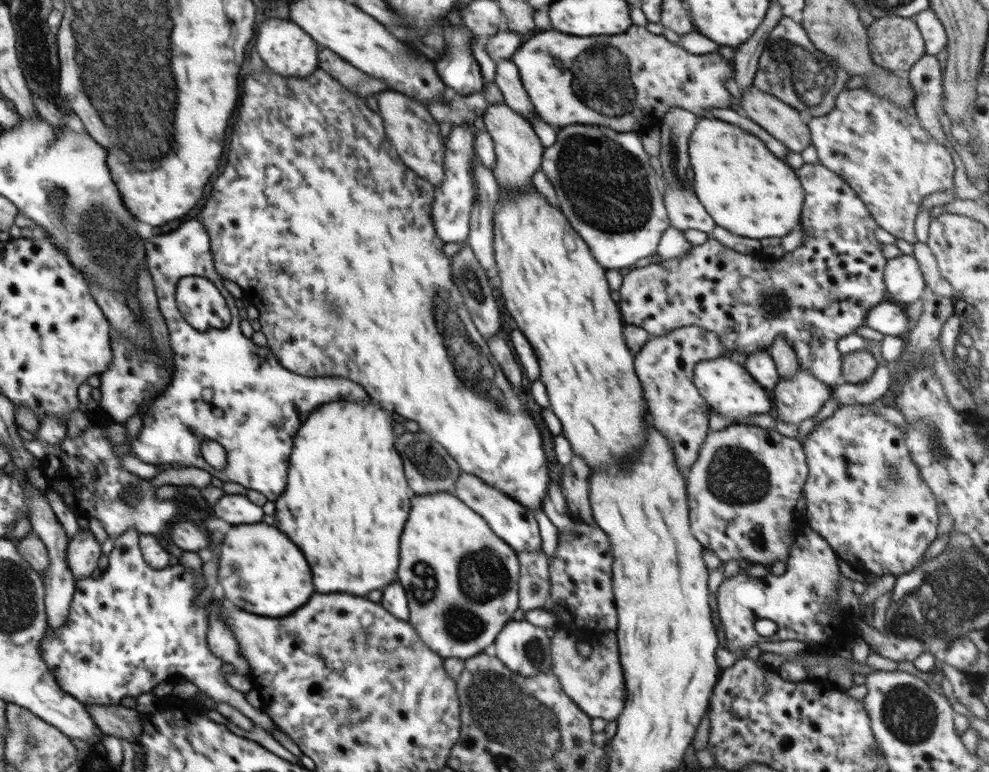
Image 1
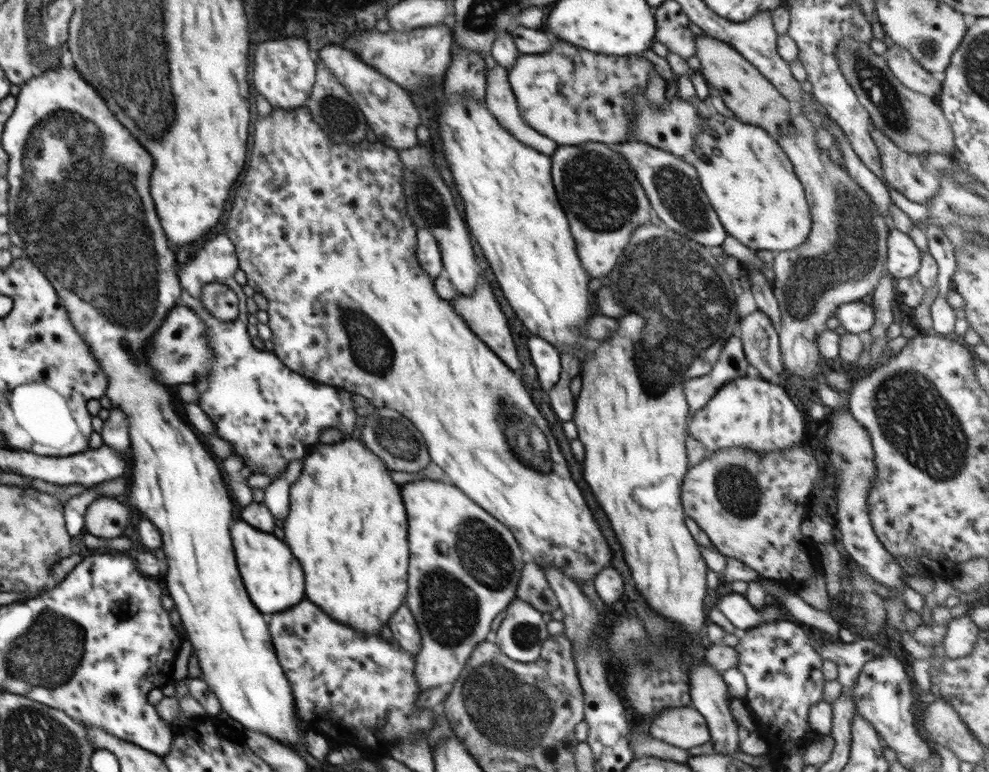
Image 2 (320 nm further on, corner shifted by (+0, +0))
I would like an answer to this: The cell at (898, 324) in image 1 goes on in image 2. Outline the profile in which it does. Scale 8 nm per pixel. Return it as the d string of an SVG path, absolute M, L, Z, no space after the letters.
M860 300L840 305L836 309L836 318L840 321L841 331L858 335L872 328L875 314L868 300Z

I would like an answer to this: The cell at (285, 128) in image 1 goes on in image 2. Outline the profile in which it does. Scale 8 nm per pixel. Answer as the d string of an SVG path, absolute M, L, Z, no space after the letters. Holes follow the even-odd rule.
M305 105L290 110L273 109L270 115L258 115L258 119L252 136L254 146L250 150L248 170L244 174L242 188L239 187L234 196L224 234L234 243L239 268L245 272L247 284L268 300L268 325L273 334L273 352L279 361L296 374L353 394L360 394L375 407L388 407L405 416L422 433L432 462L441 467L450 482L468 498L510 529L521 546L526 561L536 563L540 568L548 565L556 567L577 585L584 581L593 582L598 572L611 567L612 551L608 547L608 542L592 510L588 508L580 488L572 480L566 459L548 428L548 422L542 418L524 383L516 376L518 372L510 370L480 338L476 338L476 334L472 334L466 322L456 314L451 301L438 296L434 289L434 280L426 274L419 263L416 252L417 229L405 209L401 179L403 164L399 152L378 140L370 142L367 138L360 142L334 142L316 120L312 119L312 110ZM540 438L548 438L548 458L540 458L538 454Z

